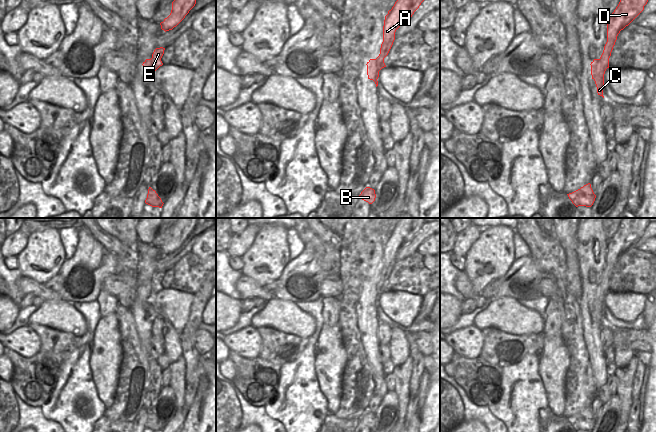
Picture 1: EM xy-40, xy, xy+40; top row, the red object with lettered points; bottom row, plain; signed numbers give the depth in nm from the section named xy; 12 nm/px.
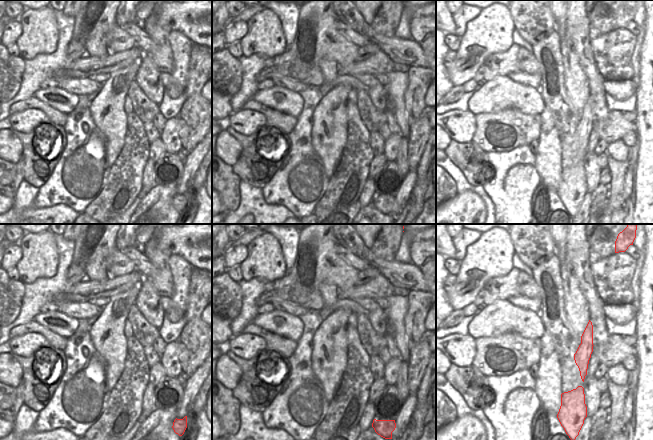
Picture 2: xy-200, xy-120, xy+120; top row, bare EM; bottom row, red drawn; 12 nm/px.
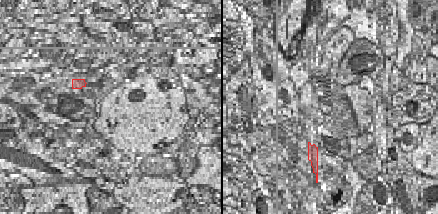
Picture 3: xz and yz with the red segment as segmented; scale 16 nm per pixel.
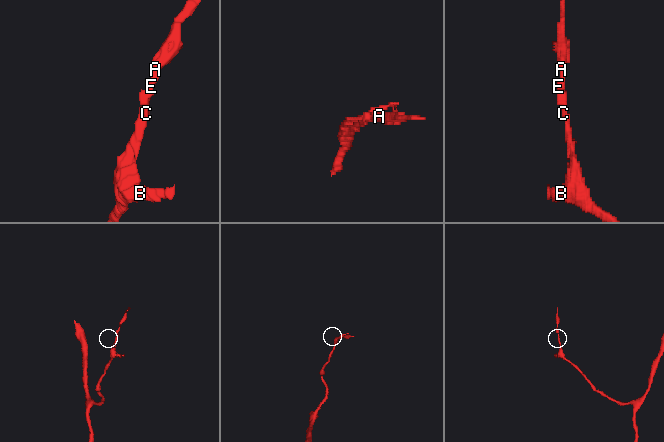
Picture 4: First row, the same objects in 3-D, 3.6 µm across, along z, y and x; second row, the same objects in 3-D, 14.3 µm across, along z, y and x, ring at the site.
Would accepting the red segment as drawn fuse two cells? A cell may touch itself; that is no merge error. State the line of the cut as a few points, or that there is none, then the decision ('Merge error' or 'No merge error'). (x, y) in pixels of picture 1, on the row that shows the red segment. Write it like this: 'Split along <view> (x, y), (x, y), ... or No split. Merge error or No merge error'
No split. No merge error.

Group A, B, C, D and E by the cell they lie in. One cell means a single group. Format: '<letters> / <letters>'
A B C D E

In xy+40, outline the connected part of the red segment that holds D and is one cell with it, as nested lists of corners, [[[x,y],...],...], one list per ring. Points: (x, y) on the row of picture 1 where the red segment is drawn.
[[[620,0],[608,18],[607,42],[599,59],[591,62],[591,75],[595,81],[598,95],[603,96],[604,74],[609,68],[609,58],[621,30],[628,26],[643,10],[648,0]]]

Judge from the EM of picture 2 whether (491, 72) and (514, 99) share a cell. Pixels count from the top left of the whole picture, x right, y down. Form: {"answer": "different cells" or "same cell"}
{"answer": "different cells"}

